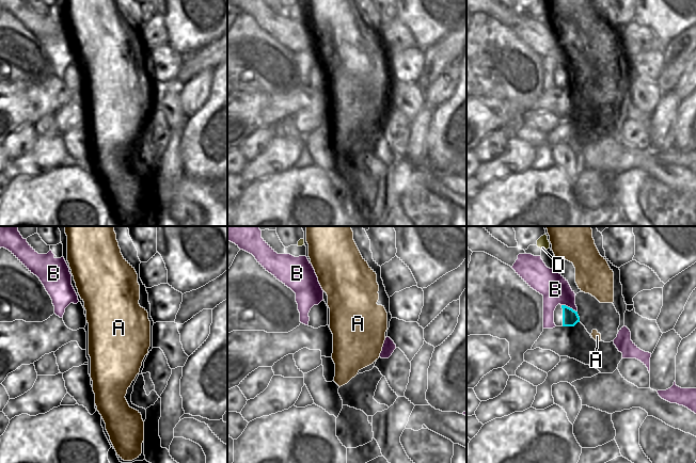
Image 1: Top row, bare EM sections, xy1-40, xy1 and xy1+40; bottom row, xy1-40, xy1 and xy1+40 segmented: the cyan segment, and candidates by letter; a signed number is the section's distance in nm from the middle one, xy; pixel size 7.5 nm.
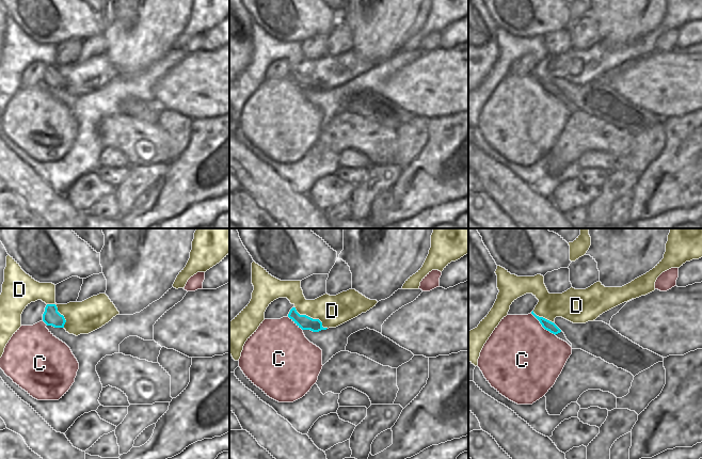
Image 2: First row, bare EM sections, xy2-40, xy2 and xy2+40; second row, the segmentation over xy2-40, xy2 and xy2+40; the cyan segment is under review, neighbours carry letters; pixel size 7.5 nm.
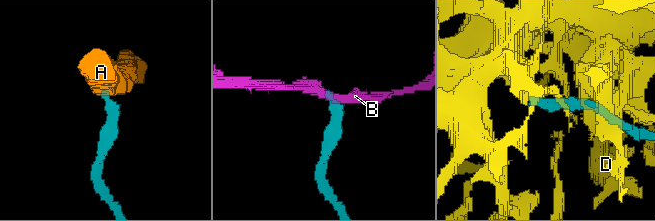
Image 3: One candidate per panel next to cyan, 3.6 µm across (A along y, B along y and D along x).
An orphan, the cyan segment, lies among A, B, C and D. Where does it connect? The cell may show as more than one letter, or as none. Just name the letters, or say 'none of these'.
none of these

